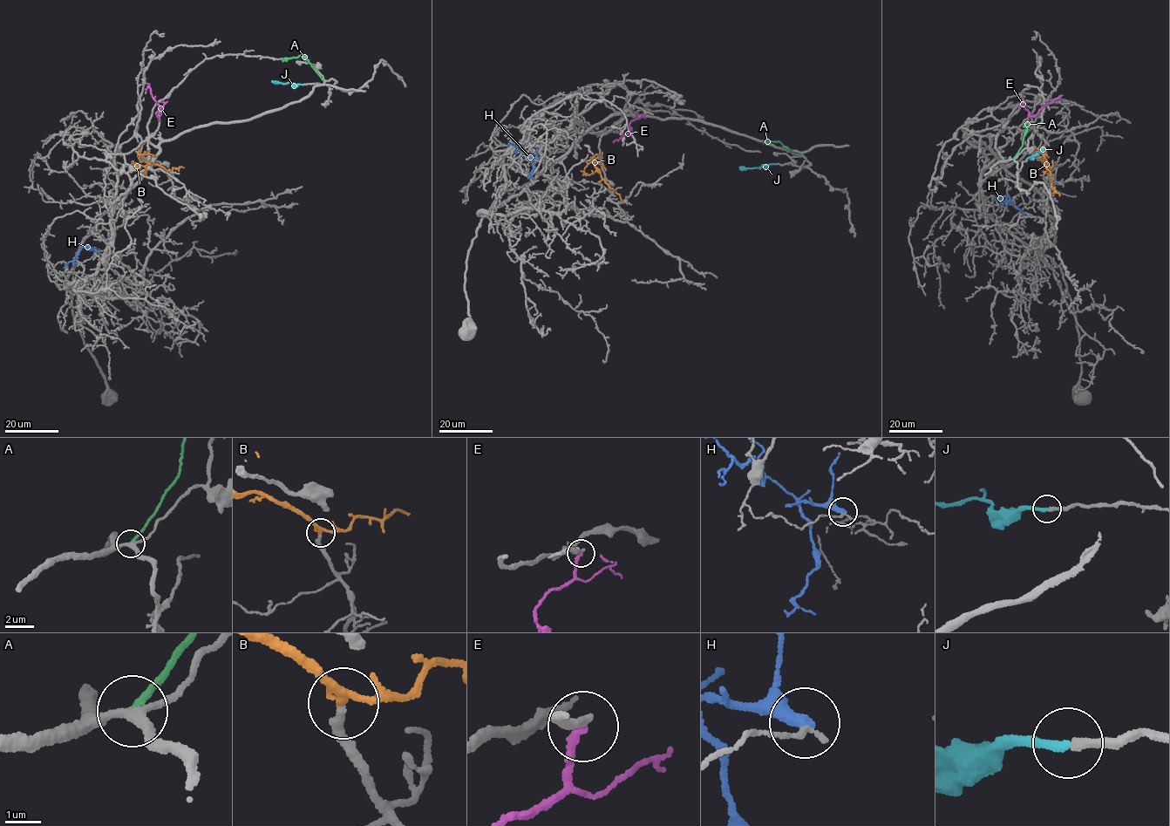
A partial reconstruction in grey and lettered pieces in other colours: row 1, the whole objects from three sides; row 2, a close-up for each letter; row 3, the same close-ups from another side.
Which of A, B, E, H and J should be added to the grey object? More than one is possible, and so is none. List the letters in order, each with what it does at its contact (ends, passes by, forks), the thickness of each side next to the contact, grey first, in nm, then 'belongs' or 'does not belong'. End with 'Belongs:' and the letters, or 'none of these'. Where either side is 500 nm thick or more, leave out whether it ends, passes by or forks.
A: it ends | 240/190 nm | does not belong
B: it passes by | 240/220 nm | belongs
E: it ends | 280/200 nm | does not belong
H: it ends | 140/360 nm | does not belong
J: it ends | 240/220 nm | belongs
Belongs: B, J

